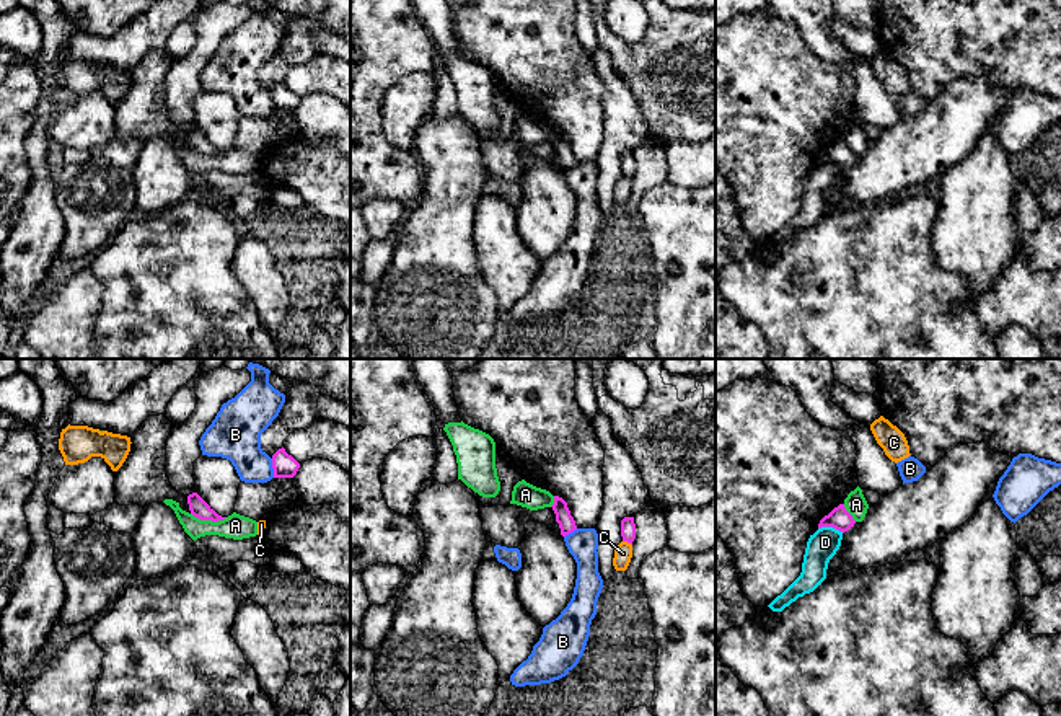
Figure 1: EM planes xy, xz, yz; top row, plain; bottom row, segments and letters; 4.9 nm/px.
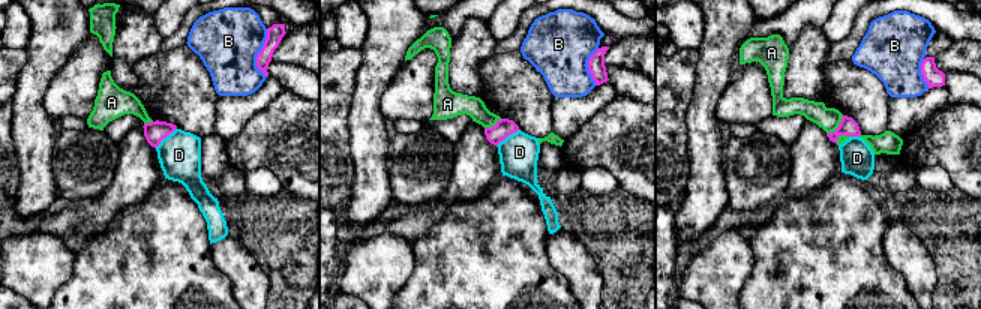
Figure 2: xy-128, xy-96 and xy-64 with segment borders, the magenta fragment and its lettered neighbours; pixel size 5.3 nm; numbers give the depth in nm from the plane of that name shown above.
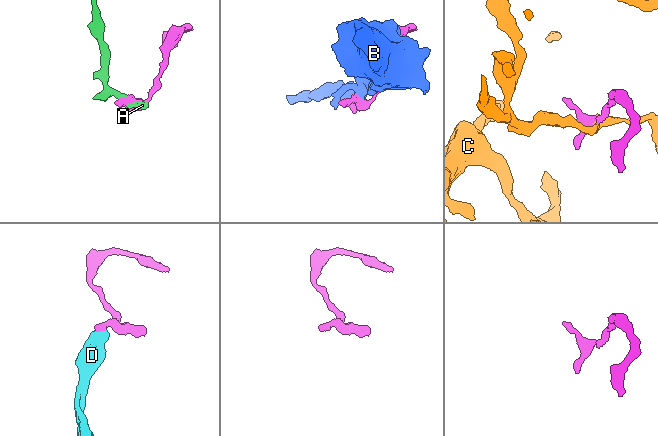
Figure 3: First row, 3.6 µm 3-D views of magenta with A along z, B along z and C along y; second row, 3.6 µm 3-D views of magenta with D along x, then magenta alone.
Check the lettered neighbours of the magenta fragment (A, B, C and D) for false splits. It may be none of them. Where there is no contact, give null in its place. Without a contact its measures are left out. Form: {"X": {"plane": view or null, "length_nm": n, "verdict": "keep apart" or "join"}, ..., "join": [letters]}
{"A": {"plane": "xy", "length_nm": 190, "verdict": "keep apart"}, "B": {"plane": "xy", "length_nm": 100, "verdict": "keep apart"}, "C": {"plane": "xz", "length_nm": 50, "verdict": "keep apart"}, "D": {"plane": "yz", "length_nm": 130, "verdict": "keep apart"}, "join": []}

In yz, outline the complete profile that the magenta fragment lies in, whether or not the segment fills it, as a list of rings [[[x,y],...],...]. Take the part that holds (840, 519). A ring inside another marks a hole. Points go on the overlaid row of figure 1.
[[[839,504],[838,507],[834,507],[828,515],[825,515],[820,524],[818,528],[821,527],[833,527],[839,532],[847,532],[851,527],[854,527],[856,520],[852,519],[852,515],[846,510],[844,504]]]

